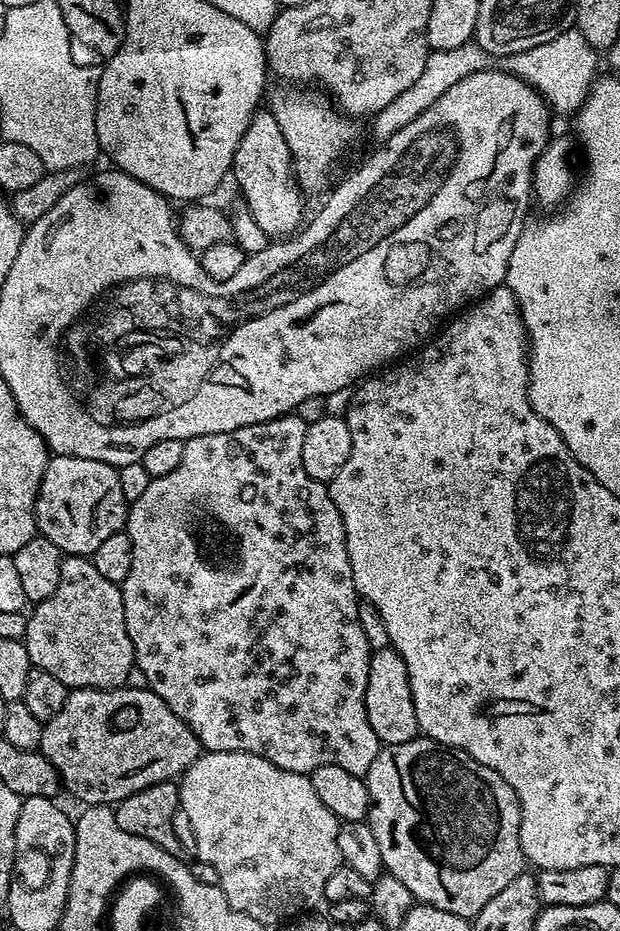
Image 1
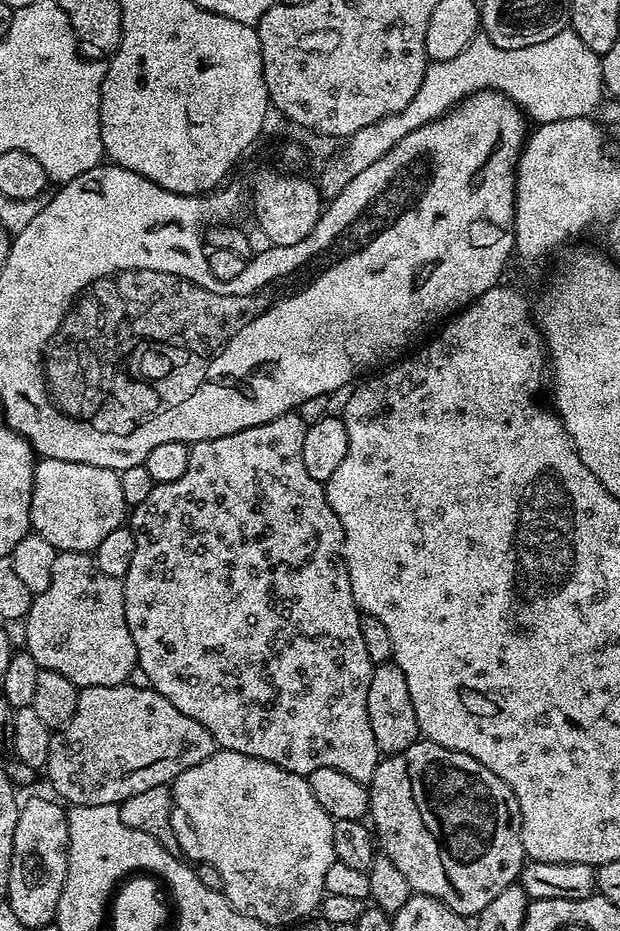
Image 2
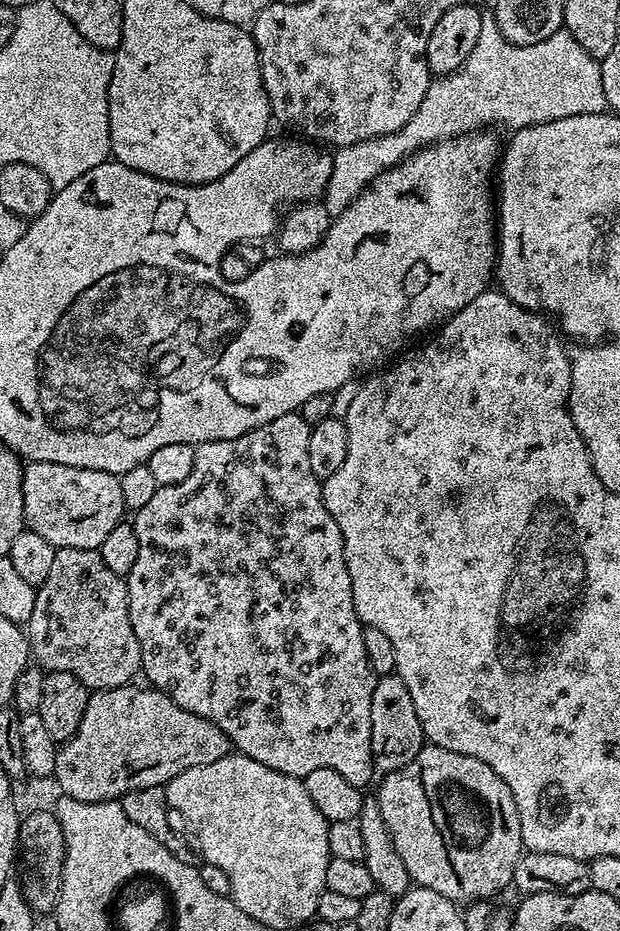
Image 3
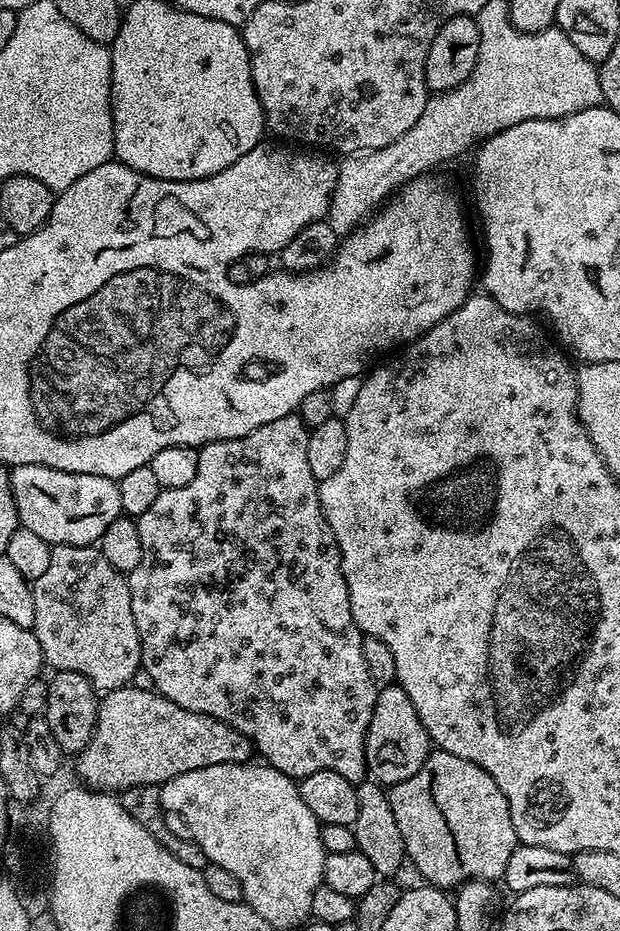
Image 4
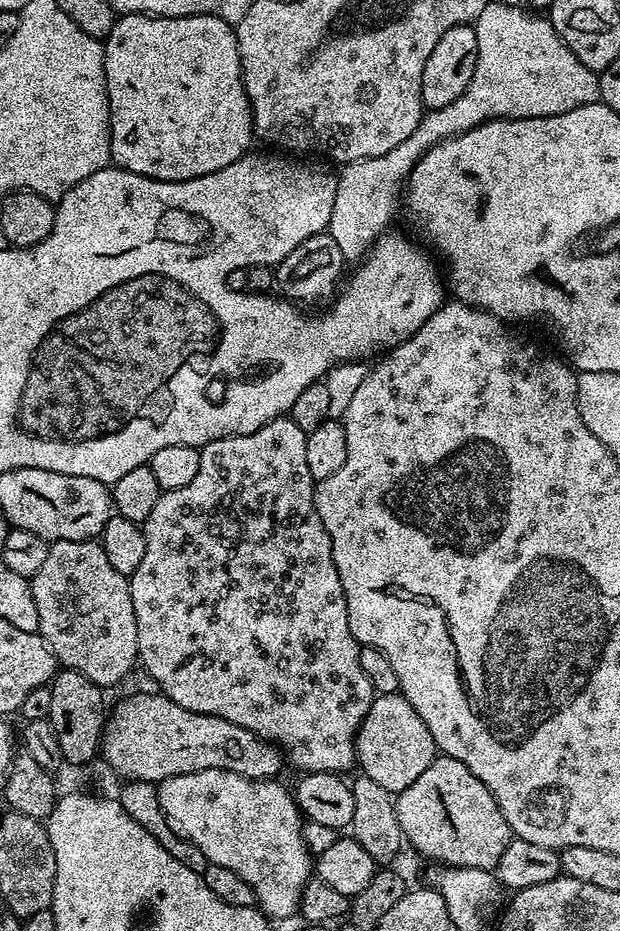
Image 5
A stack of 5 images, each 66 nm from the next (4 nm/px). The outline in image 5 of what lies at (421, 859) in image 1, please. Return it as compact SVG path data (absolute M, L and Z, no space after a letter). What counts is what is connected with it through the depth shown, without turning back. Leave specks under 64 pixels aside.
M440 754L432 761L422 775L410 782L406 790L395 793L396 813L402 826L405 841L416 852L425 856L425 861L443 864L449 868L486 868L495 869L496 863L502 858L502 850L513 840L512 827L502 818L502 810L498 810L498 802L494 802L494 794L462 766L454 758Z

